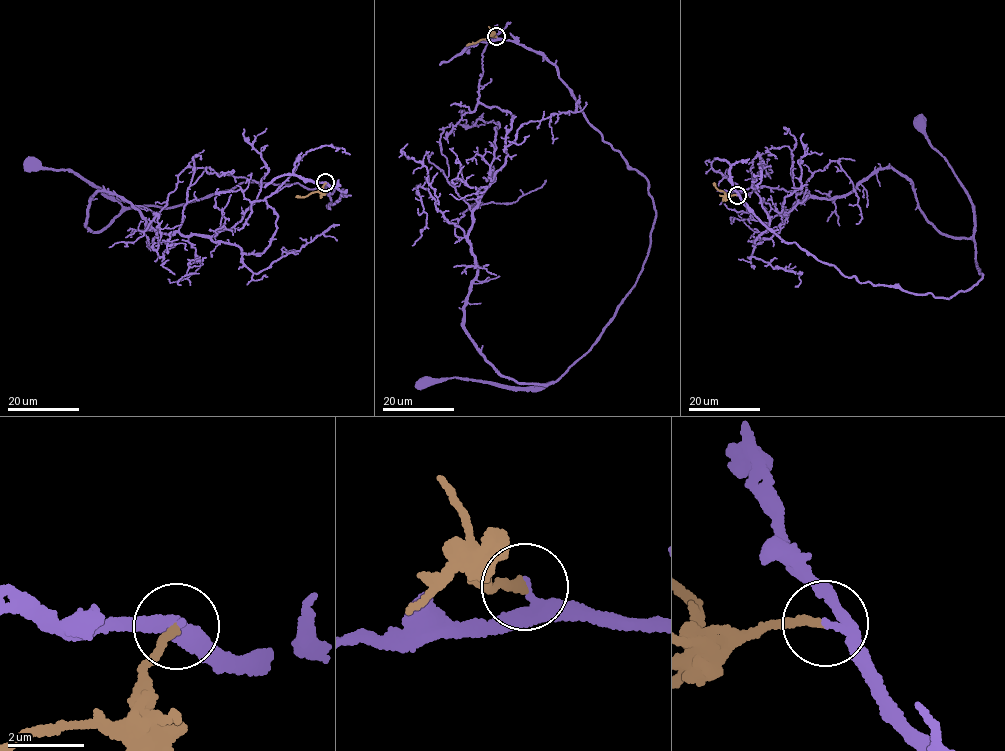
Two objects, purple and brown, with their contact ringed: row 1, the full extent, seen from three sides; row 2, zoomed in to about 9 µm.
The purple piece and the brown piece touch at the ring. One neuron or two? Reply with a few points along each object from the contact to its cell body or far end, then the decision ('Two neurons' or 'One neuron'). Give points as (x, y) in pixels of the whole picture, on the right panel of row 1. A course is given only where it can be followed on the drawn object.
Course of purple: (737, 195), (784, 241), (848, 277), (950, 298), (969, 290), (982, 275), (975, 266), (973, 208), (919, 125). Course of brown: (737, 195), (726, 196), (713, 183). One neuron

